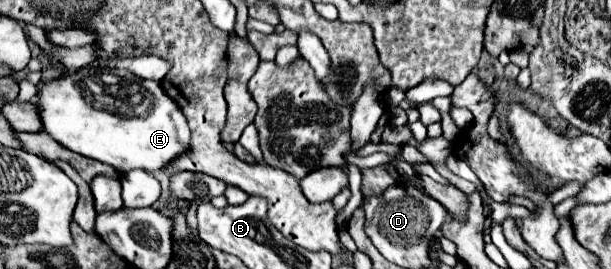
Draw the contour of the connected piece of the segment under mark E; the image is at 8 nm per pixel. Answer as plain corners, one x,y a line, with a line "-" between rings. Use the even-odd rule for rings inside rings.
81,69
65,79
55,77
53,81
43,85
39,107
41,107
43,127
51,137
55,137
55,141
59,141
67,149
77,151
85,157
113,165
119,173
127,173
133,169
143,169
147,173
153,173
157,169
167,167
173,159
177,159
179,155
191,149
191,143
189,143
191,129
179,105
163,91
159,81
139,79
137,75
131,75
131,71

